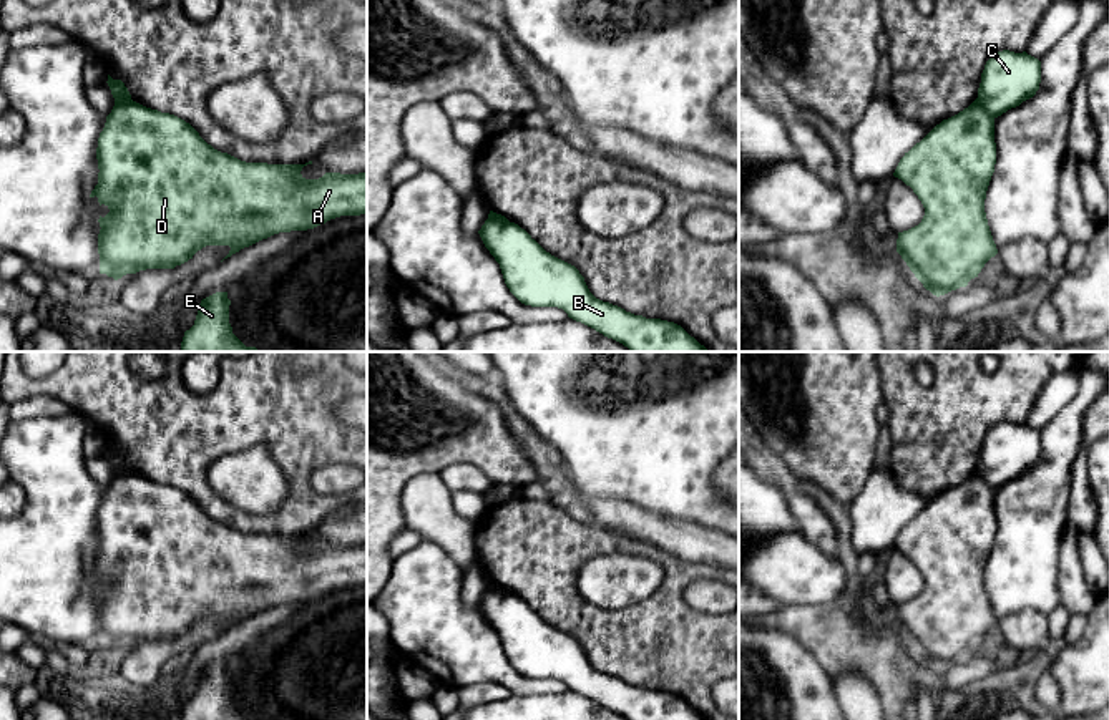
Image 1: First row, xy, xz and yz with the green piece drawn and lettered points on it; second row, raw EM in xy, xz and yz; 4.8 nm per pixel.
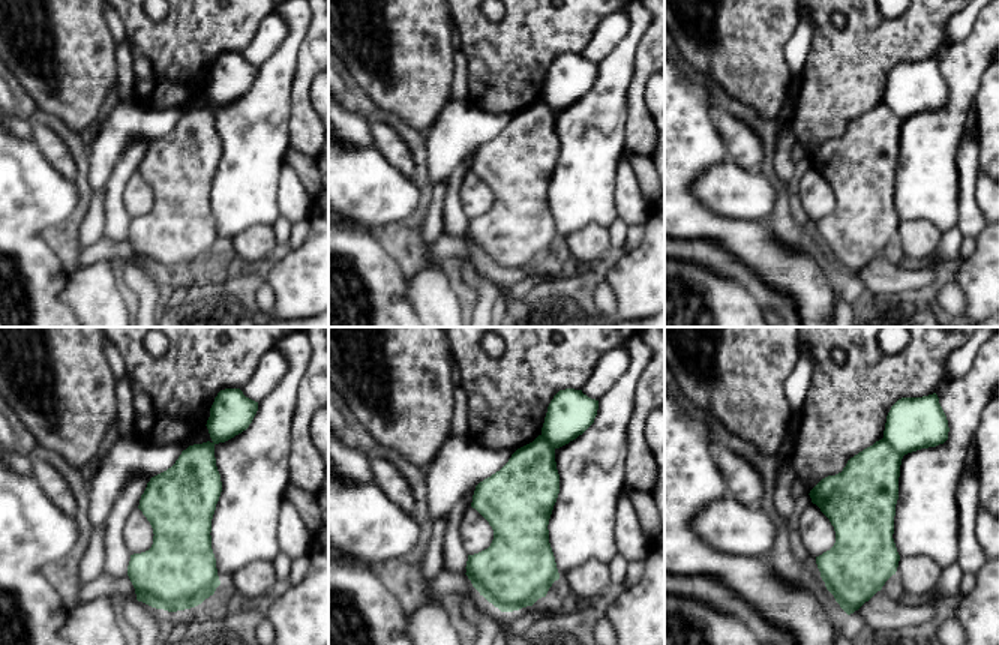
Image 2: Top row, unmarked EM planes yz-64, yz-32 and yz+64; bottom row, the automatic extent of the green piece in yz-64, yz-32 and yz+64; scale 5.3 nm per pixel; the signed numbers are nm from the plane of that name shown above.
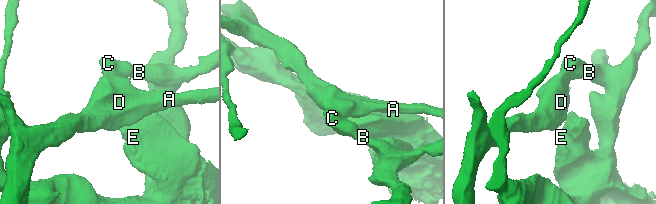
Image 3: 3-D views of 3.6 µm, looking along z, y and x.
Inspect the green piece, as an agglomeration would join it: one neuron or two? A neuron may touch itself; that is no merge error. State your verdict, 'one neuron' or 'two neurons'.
two neurons

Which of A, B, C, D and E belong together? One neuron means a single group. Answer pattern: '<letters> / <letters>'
A D / B C E

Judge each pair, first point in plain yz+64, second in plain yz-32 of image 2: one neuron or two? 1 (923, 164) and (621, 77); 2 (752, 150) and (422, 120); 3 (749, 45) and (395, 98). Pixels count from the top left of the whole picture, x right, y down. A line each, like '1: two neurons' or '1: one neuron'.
1: one neuron
2: two neurons
3: one neuron

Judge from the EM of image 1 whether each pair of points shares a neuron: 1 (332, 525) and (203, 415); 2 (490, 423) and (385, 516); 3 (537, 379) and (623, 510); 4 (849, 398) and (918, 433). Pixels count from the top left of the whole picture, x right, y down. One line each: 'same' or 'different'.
1: different
2: same
3: different
4: different

